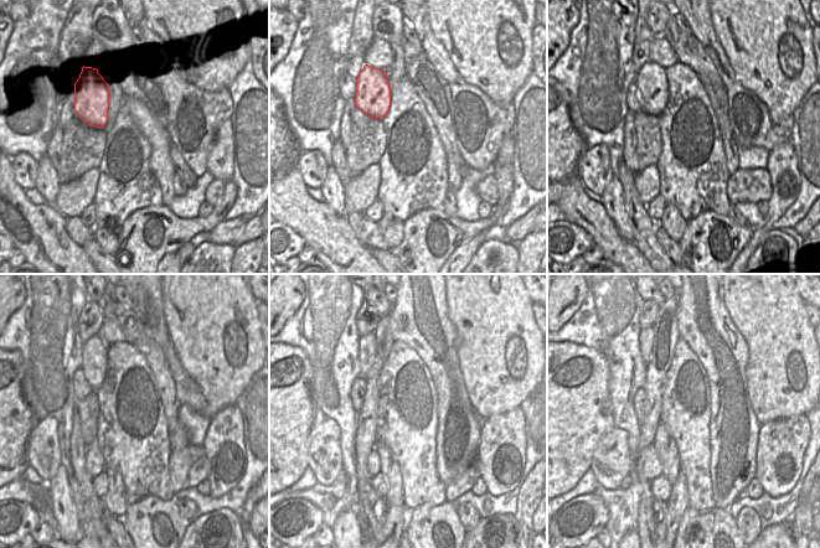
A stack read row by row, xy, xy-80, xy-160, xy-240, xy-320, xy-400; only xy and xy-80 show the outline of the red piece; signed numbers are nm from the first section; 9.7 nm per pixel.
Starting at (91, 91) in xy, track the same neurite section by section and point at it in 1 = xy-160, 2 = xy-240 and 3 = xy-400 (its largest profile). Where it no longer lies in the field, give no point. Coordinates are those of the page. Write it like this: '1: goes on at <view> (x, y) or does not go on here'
1: goes on at xy-160 (651, 83)
2: goes on at xy-240 (94, 353)
3: goes on at xy-400 (646, 335)

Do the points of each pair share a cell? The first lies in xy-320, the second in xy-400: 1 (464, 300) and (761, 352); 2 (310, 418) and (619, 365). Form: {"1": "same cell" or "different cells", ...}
{"1": "same cell", "2": "different cells"}

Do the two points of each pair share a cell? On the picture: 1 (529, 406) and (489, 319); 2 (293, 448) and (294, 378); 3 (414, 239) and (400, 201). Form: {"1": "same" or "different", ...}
{"1": "different", "2": "same", "3": "different"}

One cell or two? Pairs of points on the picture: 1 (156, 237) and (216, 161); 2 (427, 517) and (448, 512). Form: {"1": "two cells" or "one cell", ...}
{"1": "two cells", "2": "one cell"}

